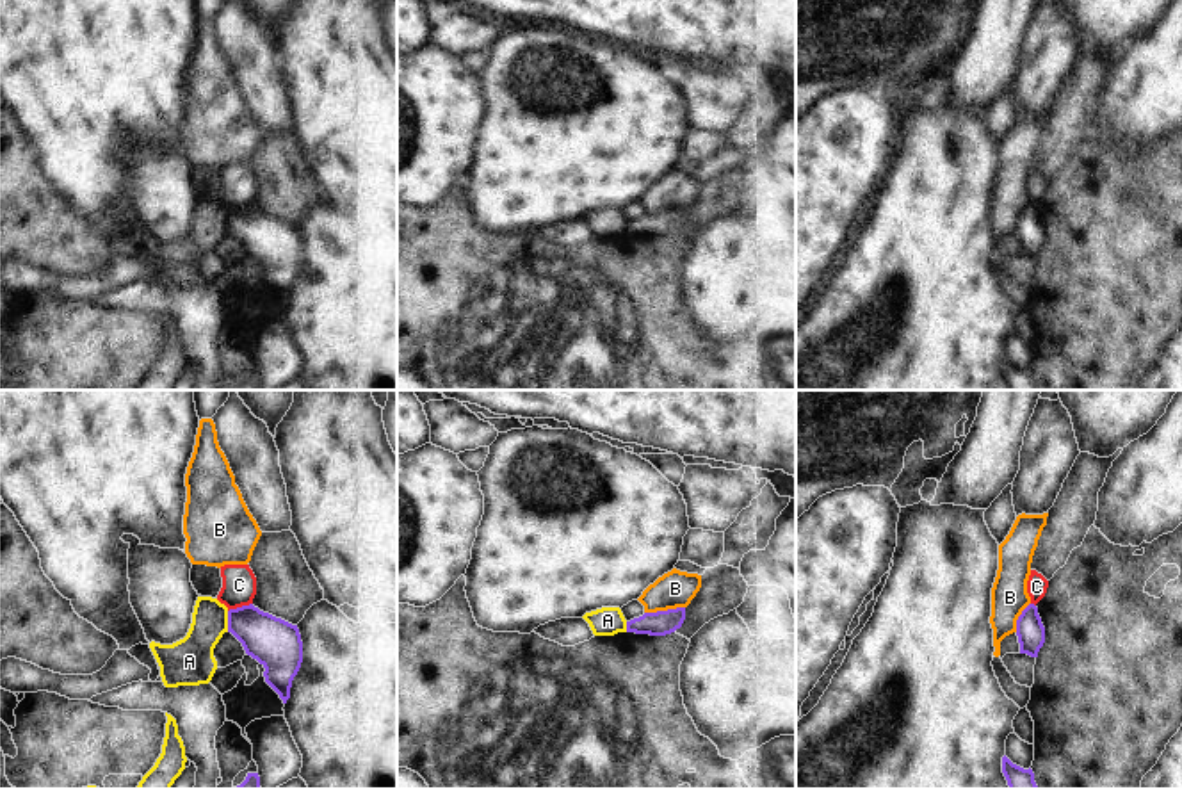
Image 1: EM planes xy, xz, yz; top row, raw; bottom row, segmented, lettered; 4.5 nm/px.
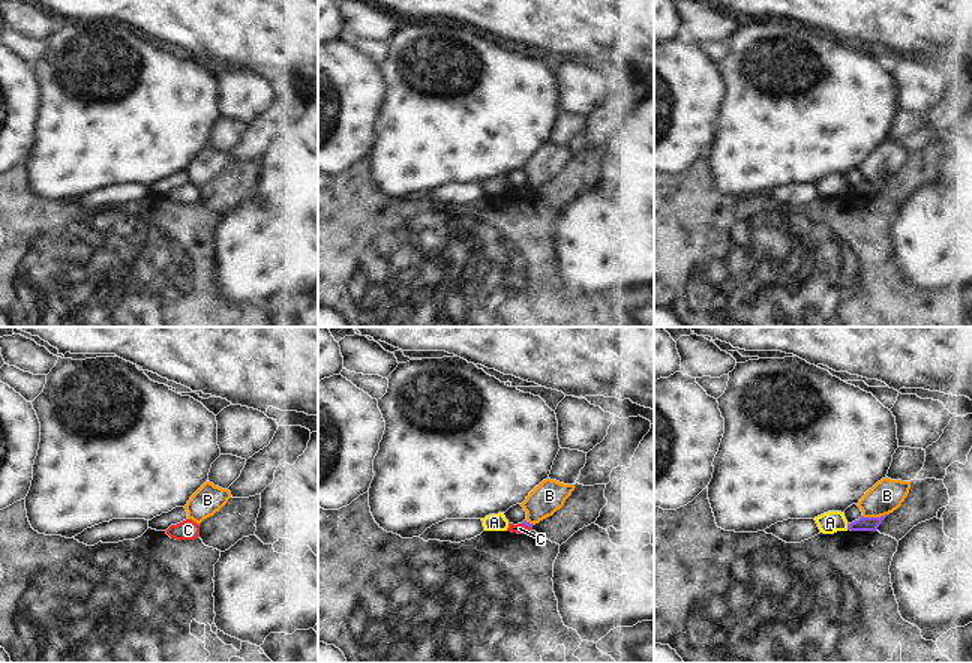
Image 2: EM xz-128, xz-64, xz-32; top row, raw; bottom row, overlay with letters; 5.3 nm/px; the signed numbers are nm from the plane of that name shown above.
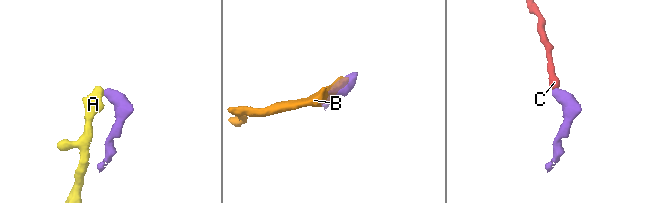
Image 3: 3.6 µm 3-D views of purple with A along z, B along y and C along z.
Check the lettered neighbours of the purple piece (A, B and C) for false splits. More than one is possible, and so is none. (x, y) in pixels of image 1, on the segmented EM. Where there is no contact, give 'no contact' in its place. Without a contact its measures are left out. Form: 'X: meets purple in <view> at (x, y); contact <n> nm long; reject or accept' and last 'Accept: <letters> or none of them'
A: meets purple in xy at (228, 622); contact 100 nm long; reject
B: meets purple in xz at (664, 611); contact 190 nm long; reject
C: meets purple in xy at (239, 608); contact 120 nm long; reject
Accept: none of them

